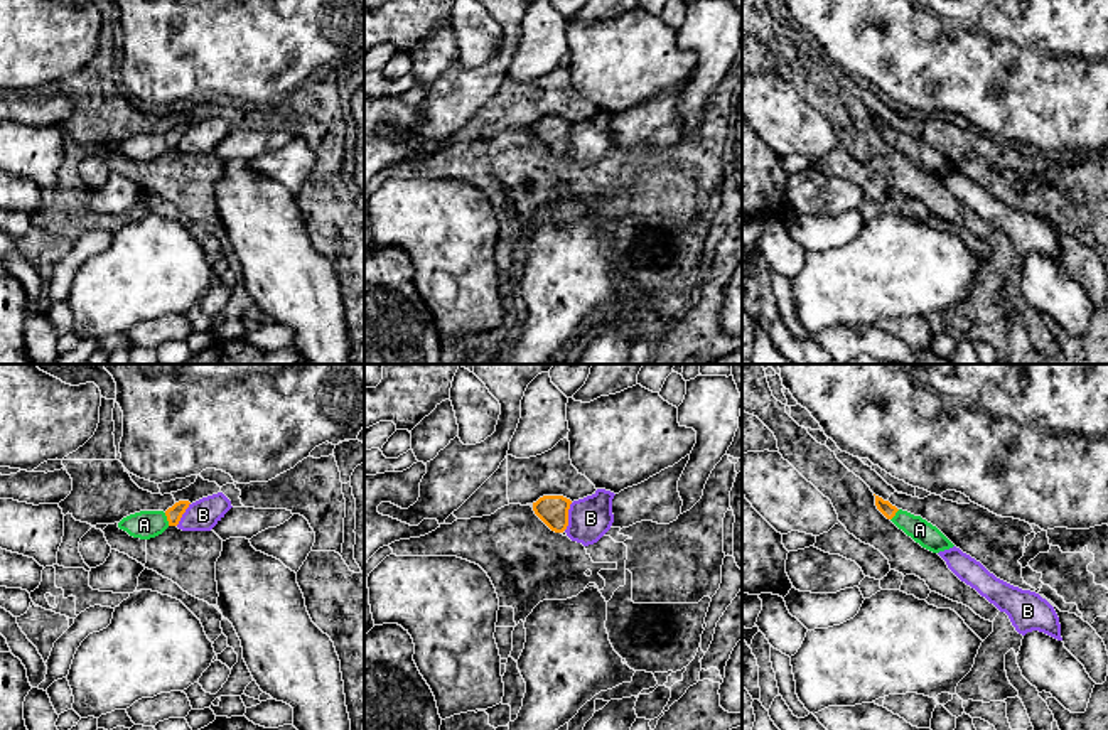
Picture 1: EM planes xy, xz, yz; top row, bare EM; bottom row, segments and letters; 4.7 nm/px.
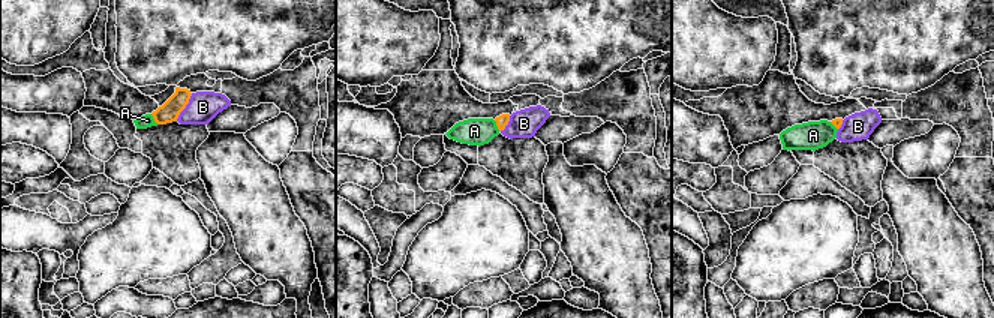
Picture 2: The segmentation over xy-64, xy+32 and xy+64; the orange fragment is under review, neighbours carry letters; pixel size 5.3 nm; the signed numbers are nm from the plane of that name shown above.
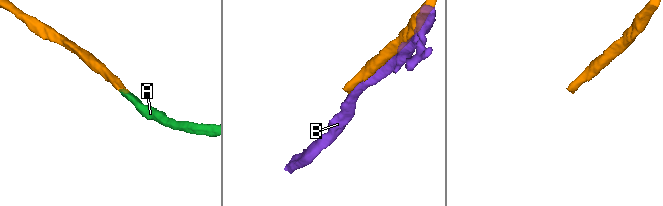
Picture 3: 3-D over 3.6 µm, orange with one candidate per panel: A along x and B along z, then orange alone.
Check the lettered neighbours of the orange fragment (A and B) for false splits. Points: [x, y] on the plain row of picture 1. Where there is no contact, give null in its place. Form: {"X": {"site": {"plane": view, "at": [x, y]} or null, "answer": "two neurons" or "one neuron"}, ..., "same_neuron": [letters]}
{"A": {"site": {"plane": "xy", "at": [167, 142]}, "answer": "one neuron"}, "B": {"site": {"plane": "xz", "at": [567, 139]}, "answer": "two neurons"}, "same_neuron": ["A"]}

